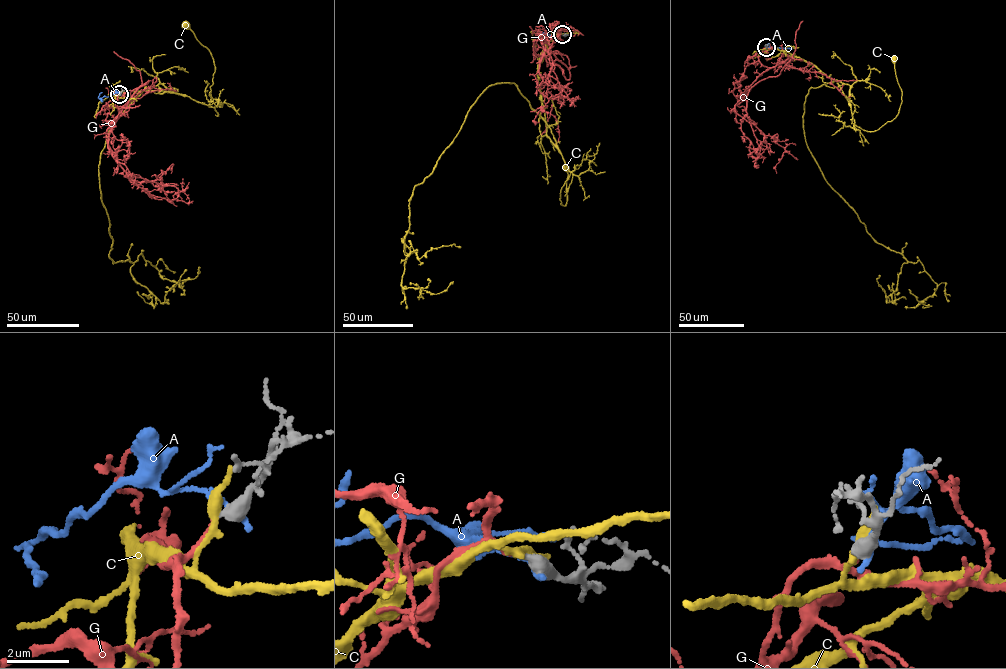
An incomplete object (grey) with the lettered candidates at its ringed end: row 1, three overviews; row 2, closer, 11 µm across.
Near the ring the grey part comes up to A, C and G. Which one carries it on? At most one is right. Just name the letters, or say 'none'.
G

